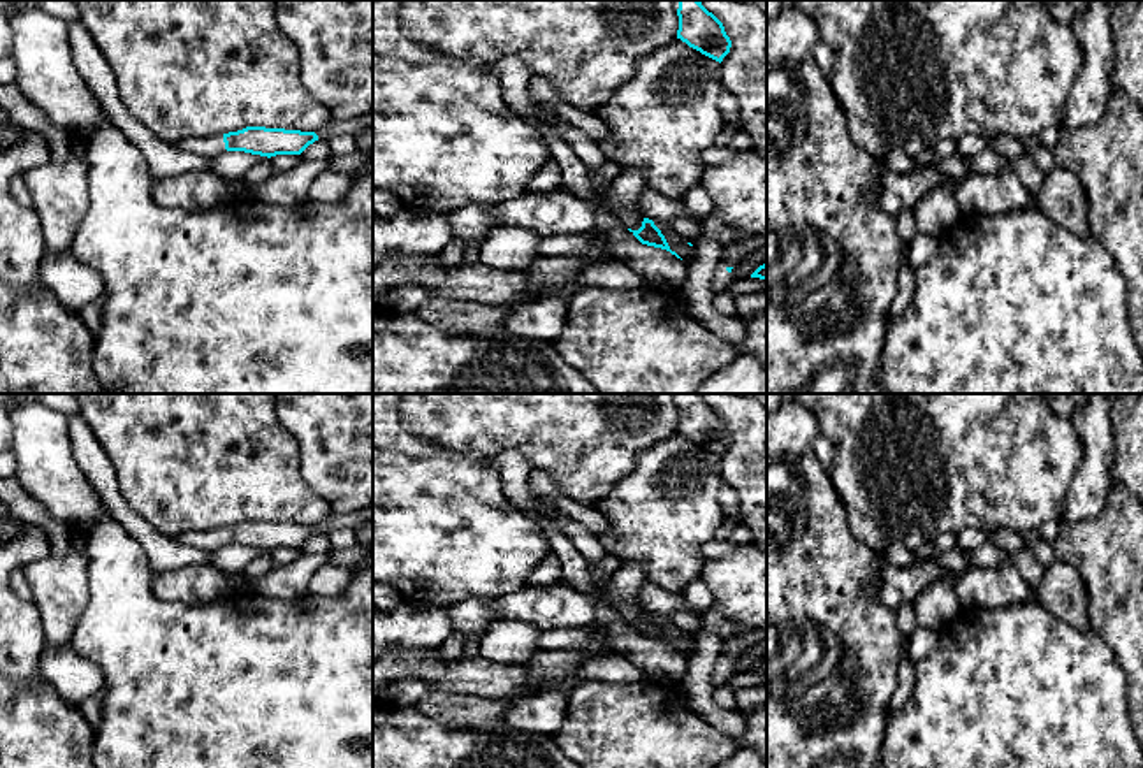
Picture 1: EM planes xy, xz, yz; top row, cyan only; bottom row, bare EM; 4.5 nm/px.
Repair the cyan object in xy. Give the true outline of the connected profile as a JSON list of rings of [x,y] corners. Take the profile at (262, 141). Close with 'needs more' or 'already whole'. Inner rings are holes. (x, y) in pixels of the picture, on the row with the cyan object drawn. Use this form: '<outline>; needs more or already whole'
[[[246,127],[223,135],[190,137],[178,146],[207,158],[223,151],[244,151],[271,158],[276,155],[301,155],[315,141],[318,141],[315,132]]]; needs more

